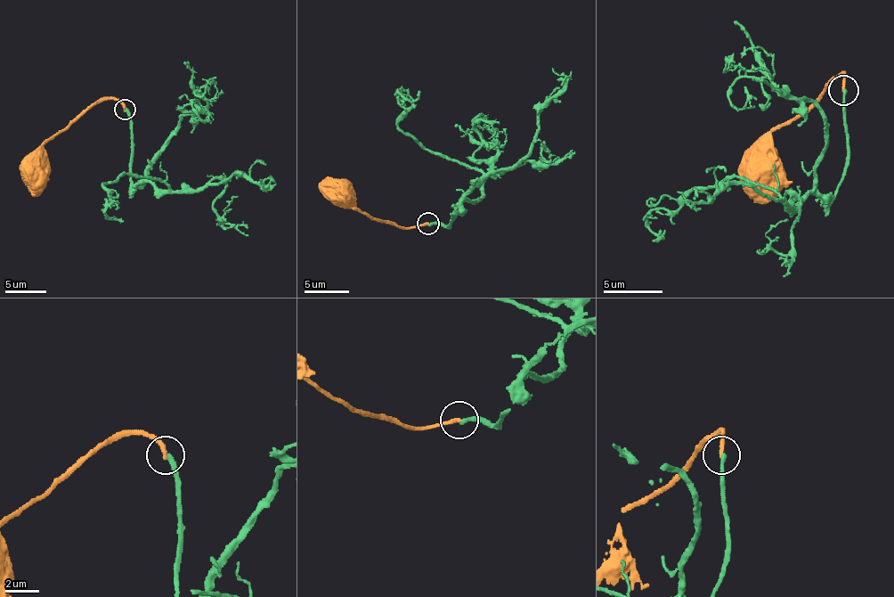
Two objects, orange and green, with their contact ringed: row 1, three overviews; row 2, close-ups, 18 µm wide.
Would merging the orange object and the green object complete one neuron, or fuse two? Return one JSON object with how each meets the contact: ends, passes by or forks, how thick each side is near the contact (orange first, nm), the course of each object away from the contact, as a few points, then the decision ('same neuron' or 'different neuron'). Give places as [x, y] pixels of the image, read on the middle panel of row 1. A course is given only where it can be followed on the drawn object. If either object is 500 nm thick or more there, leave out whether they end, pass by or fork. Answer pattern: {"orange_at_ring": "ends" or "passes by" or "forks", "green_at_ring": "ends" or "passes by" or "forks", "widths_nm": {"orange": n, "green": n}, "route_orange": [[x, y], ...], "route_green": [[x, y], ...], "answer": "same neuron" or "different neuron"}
{"orange_at_ring": "ends", "green_at_ring": "ends", "widths_nm": {"orange": 280, "green": 280}, "route_orange": [[428, 223], [398, 227], [370, 220], [342, 197], [332, 198], [335, 194]], "route_green": [[428, 223], [451, 224], [482, 175], [398, 125], [396, 92], [415, 99], [420, 90]], "answer": "different neuron"}

